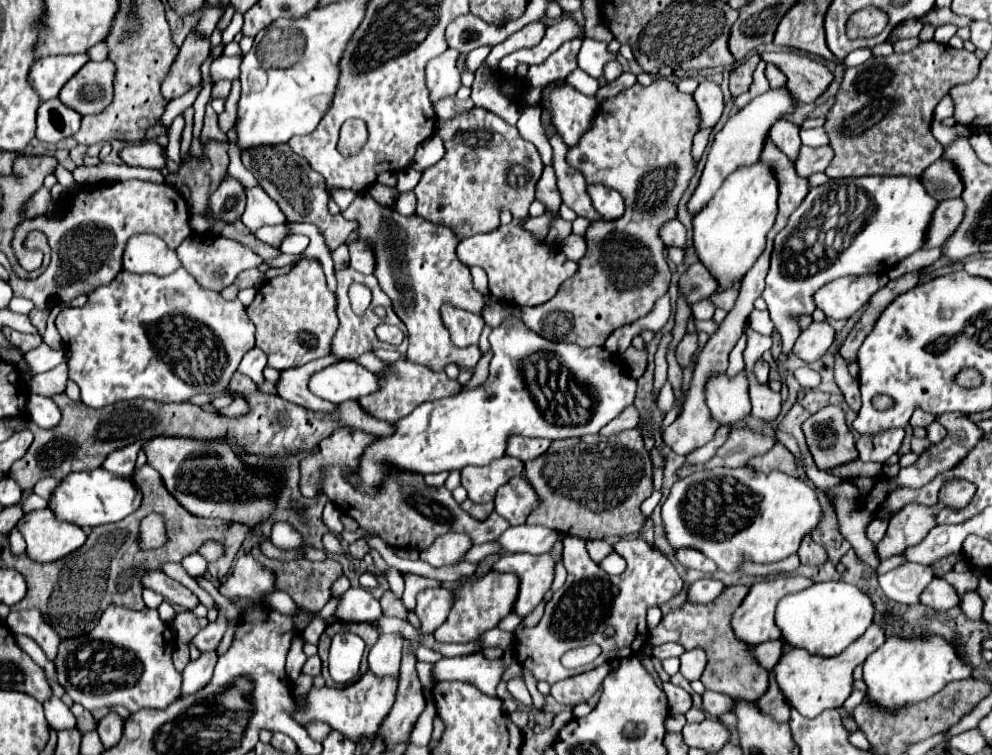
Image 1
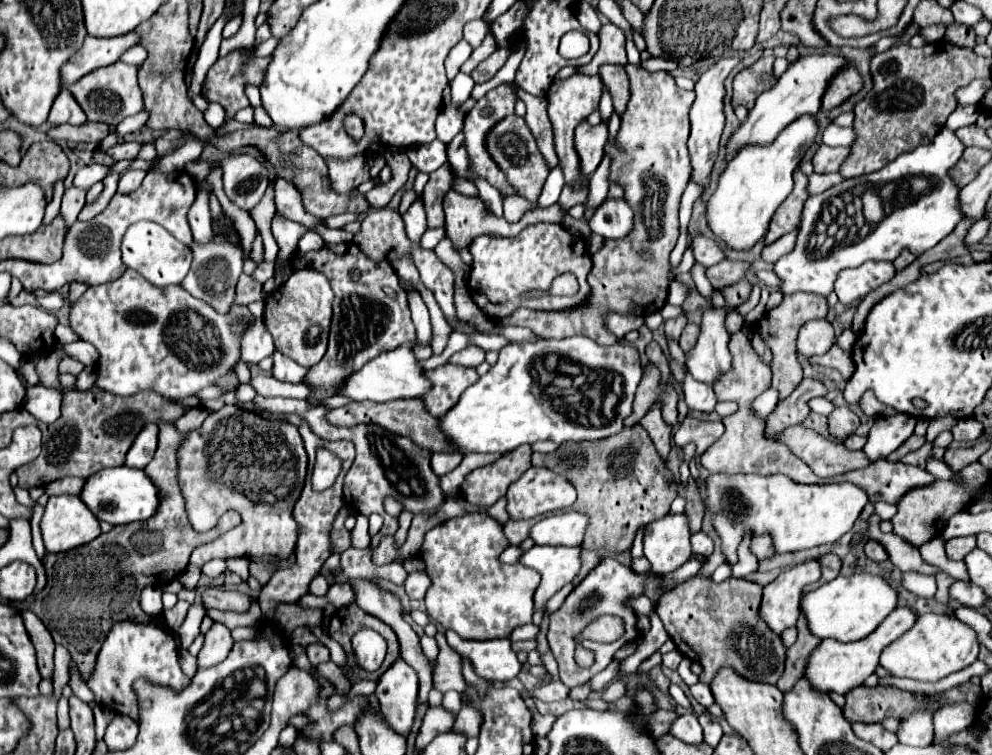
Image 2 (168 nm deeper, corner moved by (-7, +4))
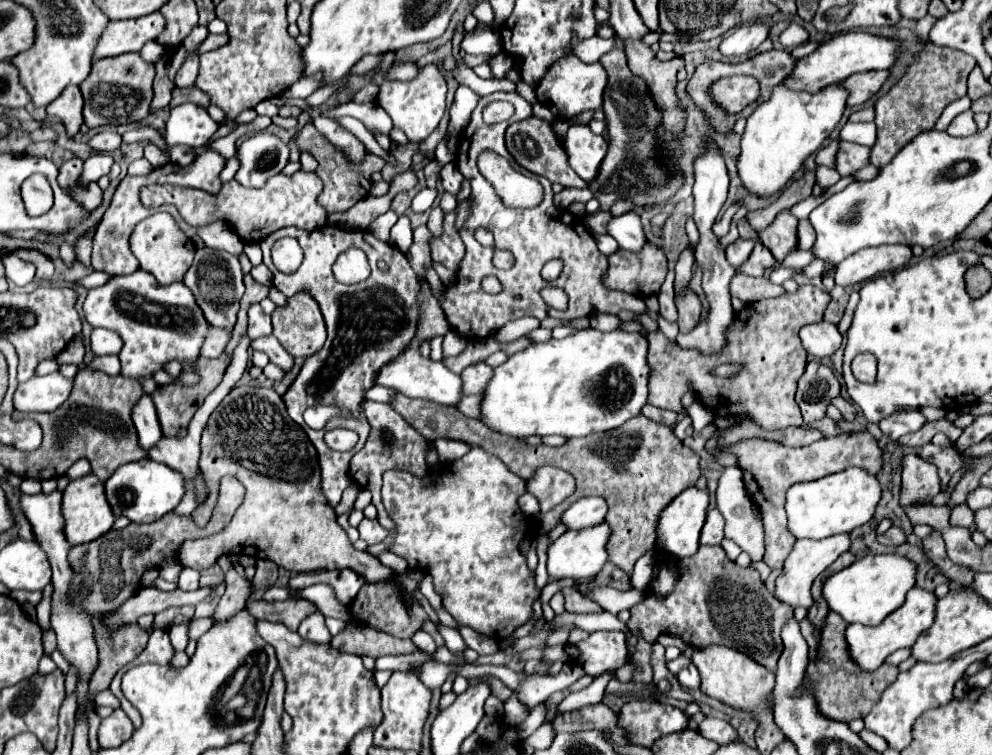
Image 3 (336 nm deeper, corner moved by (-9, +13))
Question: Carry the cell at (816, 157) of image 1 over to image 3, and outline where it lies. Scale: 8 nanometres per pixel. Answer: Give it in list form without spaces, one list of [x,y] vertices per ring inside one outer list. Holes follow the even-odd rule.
[[[852,142],[840,144],[840,152],[836,156],[836,170],[840,176],[852,176],[856,170],[868,164],[870,164],[870,148]]]

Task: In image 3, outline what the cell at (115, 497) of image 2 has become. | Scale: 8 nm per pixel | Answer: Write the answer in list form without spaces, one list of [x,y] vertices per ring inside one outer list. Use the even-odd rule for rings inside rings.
[[[144,458],[140,462],[130,462],[120,466],[112,478],[106,482],[106,496],[112,504],[112,510],[116,516],[126,516],[130,522],[146,524],[162,518],[164,514],[172,512],[184,498],[186,482],[184,476],[166,464],[154,462],[150,458]]]

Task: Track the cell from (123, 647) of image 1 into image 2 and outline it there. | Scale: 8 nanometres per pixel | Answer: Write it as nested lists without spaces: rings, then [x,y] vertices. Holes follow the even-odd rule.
[[[162,613],[148,615],[148,617],[152,617],[148,623],[140,623],[136,619],[116,621],[102,643],[94,669],[88,677],[88,687],[94,693],[94,701],[98,705],[104,705],[106,709],[128,715],[137,724],[139,724],[139,707],[138,697],[134,691],[136,679],[144,677],[152,685],[168,687],[176,693],[180,693],[184,687],[190,685],[190,677],[186,677],[180,669],[178,645],[174,635],[168,629],[164,629],[162,623],[156,619],[156,617],[162,617]]]

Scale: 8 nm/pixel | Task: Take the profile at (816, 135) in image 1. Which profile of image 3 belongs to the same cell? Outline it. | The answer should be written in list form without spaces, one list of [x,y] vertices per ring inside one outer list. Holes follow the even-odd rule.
[[[848,122],[840,130],[840,138],[846,142],[856,142],[856,144],[872,148],[876,142],[876,124],[874,122],[862,122],[862,124]]]

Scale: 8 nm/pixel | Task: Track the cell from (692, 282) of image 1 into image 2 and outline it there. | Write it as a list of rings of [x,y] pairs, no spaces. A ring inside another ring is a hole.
[[[720,261],[712,267],[706,269],[706,277],[708,281],[716,287],[716,289],[724,289],[728,285],[734,285],[738,283],[742,277],[744,277],[744,271],[748,269],[746,263],[740,263],[740,261]]]

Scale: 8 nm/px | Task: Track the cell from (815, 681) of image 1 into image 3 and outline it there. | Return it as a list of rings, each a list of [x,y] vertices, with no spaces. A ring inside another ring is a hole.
[[[912,588],[906,596],[906,602],[902,608],[892,612],[882,624],[878,626],[862,626],[862,624],[850,624],[846,630],[848,648],[852,652],[852,658],[856,664],[860,664],[864,670],[876,670],[892,652],[900,648],[910,648],[916,638],[928,630],[934,624],[936,618],[936,596],[922,588]]]

